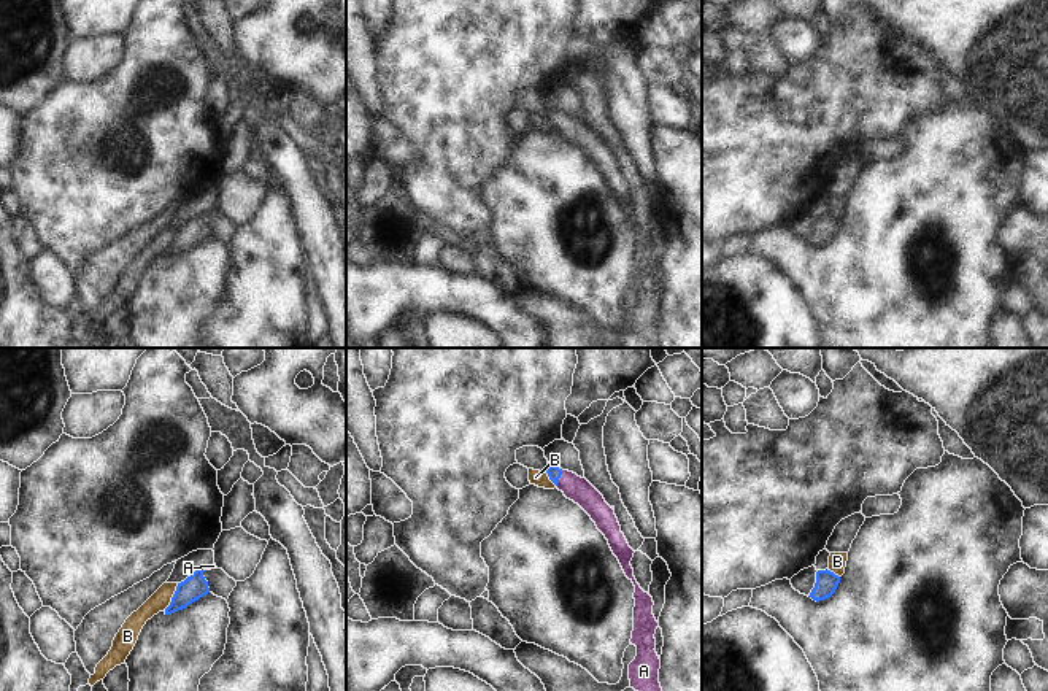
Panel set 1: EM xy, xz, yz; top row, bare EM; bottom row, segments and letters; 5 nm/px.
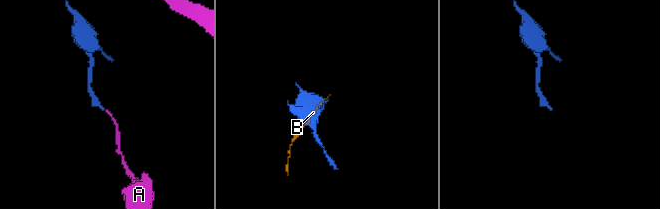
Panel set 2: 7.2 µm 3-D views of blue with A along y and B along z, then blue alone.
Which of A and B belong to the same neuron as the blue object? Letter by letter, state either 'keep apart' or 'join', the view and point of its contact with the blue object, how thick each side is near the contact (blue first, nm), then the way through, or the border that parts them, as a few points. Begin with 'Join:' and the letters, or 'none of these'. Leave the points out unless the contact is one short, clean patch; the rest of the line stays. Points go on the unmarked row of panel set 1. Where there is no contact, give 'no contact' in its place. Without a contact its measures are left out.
Join: A
A: join; contact xz (559, 121); calibres 70 and 130 nm; way xz (554, 116), (559, 121), (575, 132)
B: keep apart; contact xy (173, 240); calibres 120 and 100 nm

